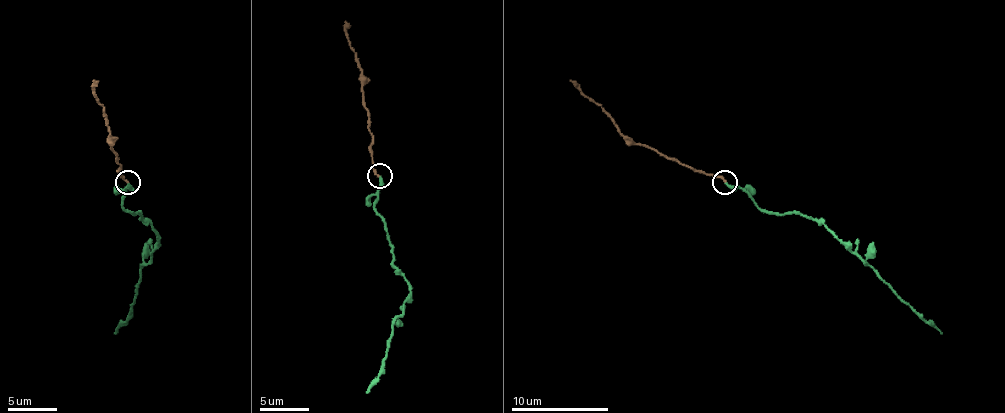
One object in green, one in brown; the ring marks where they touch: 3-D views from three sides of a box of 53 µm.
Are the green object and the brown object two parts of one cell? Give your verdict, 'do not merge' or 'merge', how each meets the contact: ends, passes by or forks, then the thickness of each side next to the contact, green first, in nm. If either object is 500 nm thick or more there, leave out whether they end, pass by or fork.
merge; green ends there; brown ends there; 260 nm thick on the green side, 220 nm on the other

